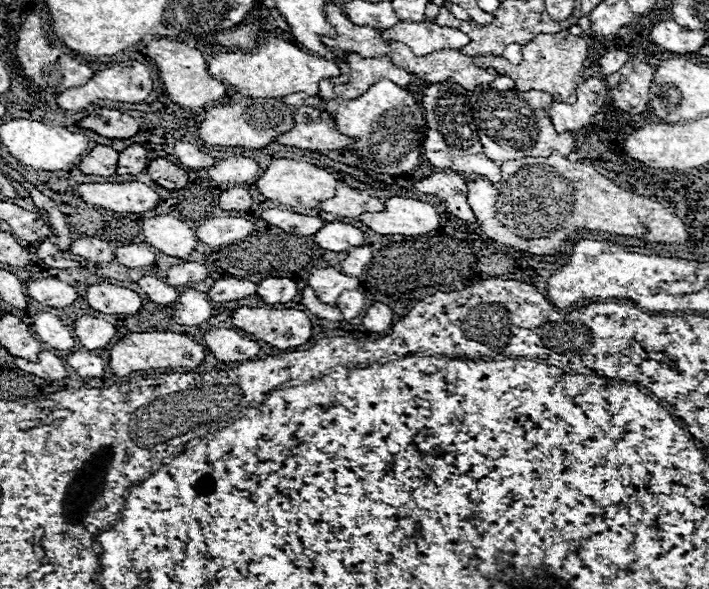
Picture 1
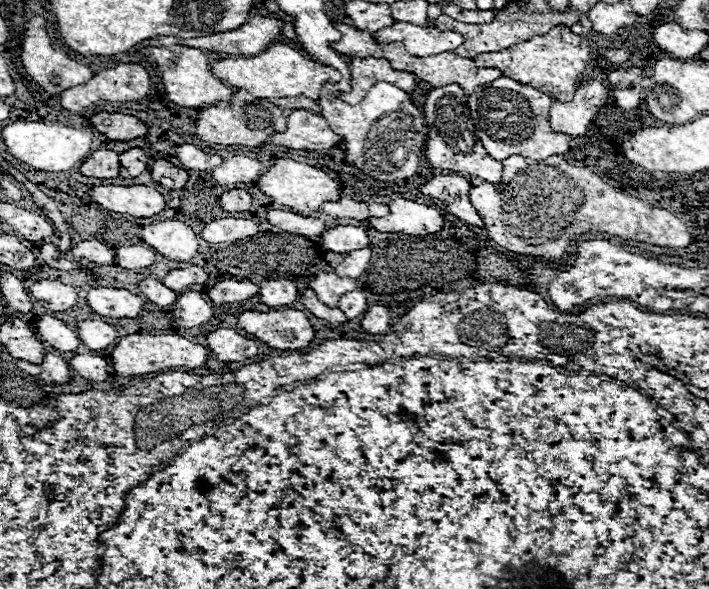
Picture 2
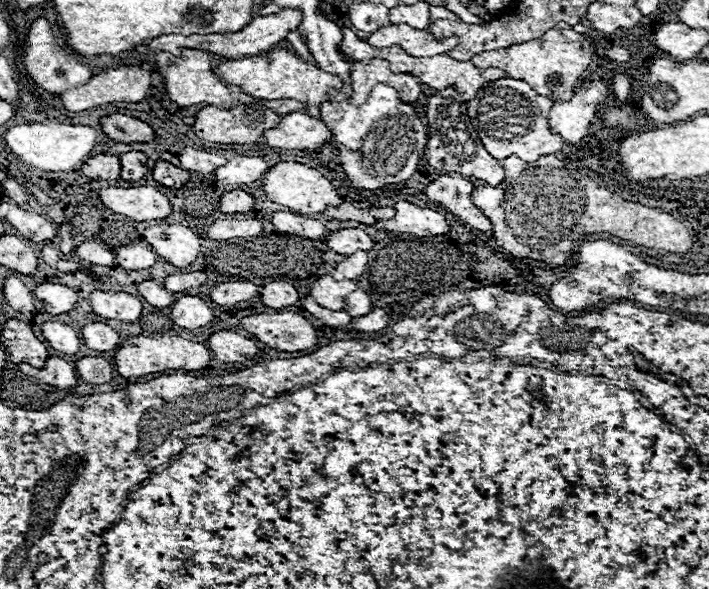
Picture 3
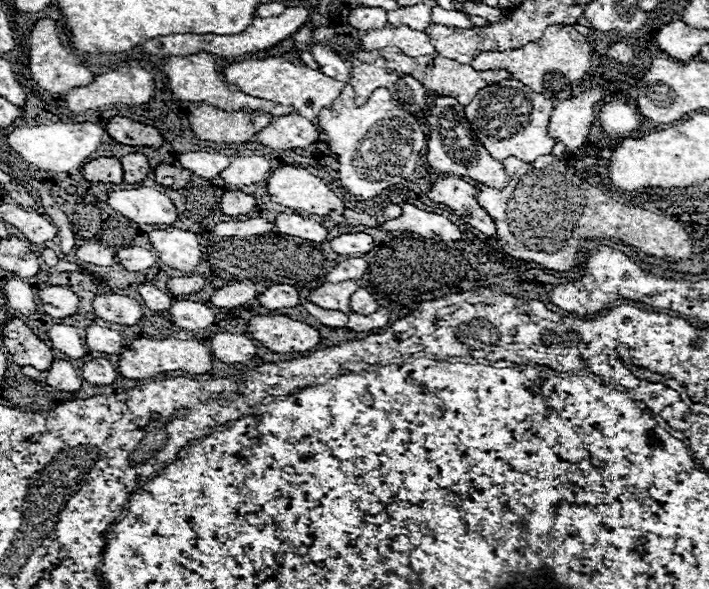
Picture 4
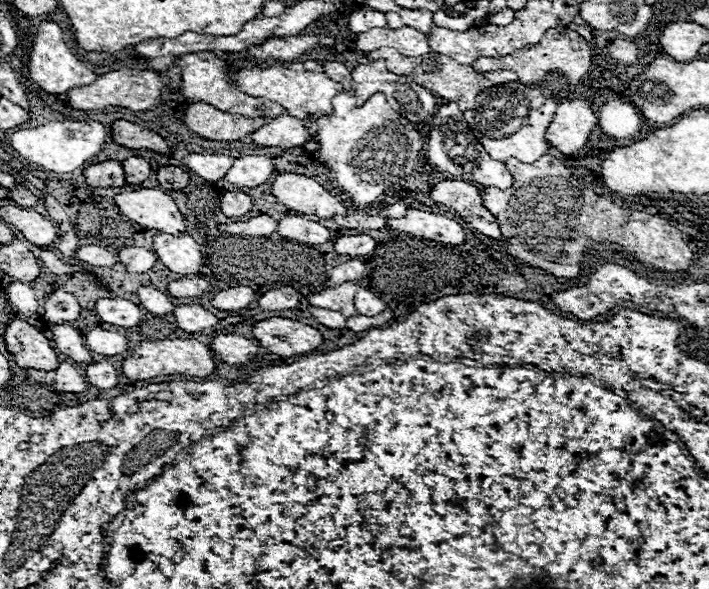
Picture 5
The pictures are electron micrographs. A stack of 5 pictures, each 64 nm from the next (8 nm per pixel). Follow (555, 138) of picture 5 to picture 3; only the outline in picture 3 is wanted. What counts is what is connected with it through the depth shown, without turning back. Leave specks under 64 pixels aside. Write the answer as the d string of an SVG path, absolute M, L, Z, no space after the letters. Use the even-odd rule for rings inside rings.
M586 82L570 102L554 102L550 110L550 132L560 134L568 144L578 144L588 134L588 126L606 98L608 88L602 82Z

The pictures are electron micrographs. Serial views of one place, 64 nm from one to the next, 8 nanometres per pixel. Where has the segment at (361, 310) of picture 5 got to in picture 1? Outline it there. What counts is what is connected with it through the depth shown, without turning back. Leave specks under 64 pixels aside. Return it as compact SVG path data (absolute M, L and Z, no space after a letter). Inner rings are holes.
M346 290L338 298L336 308L340 308L340 312L344 314L344 320L352 320L352 318L356 318L362 312L364 296L358 290Z

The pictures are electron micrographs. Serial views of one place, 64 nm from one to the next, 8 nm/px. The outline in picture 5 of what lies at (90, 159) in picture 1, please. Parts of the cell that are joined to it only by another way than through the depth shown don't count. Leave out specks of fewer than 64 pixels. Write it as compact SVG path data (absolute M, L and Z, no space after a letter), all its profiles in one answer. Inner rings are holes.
M104 160L84 168L84 178L90 186L96 186L96 188L114 188L114 186L126 184L124 170L118 160Z

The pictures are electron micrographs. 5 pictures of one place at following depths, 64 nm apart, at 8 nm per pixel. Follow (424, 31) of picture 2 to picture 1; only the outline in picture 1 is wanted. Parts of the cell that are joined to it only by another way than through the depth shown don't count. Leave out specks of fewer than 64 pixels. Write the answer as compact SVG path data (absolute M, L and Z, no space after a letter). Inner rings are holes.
M428 20L398 22L394 28L382 30L382 36L386 36L386 40L408 44L416 56L430 54L438 48L464 48L470 44L470 36L466 36L462 30L446 28Z

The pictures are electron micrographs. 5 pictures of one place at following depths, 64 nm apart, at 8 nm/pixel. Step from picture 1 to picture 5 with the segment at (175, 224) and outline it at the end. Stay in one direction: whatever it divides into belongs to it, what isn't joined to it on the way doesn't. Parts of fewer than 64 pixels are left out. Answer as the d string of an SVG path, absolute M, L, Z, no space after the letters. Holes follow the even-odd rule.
M158 232L152 238L152 244L160 262L168 270L184 274L184 276L198 274L202 266L202 252L200 252L200 244L190 234Z

